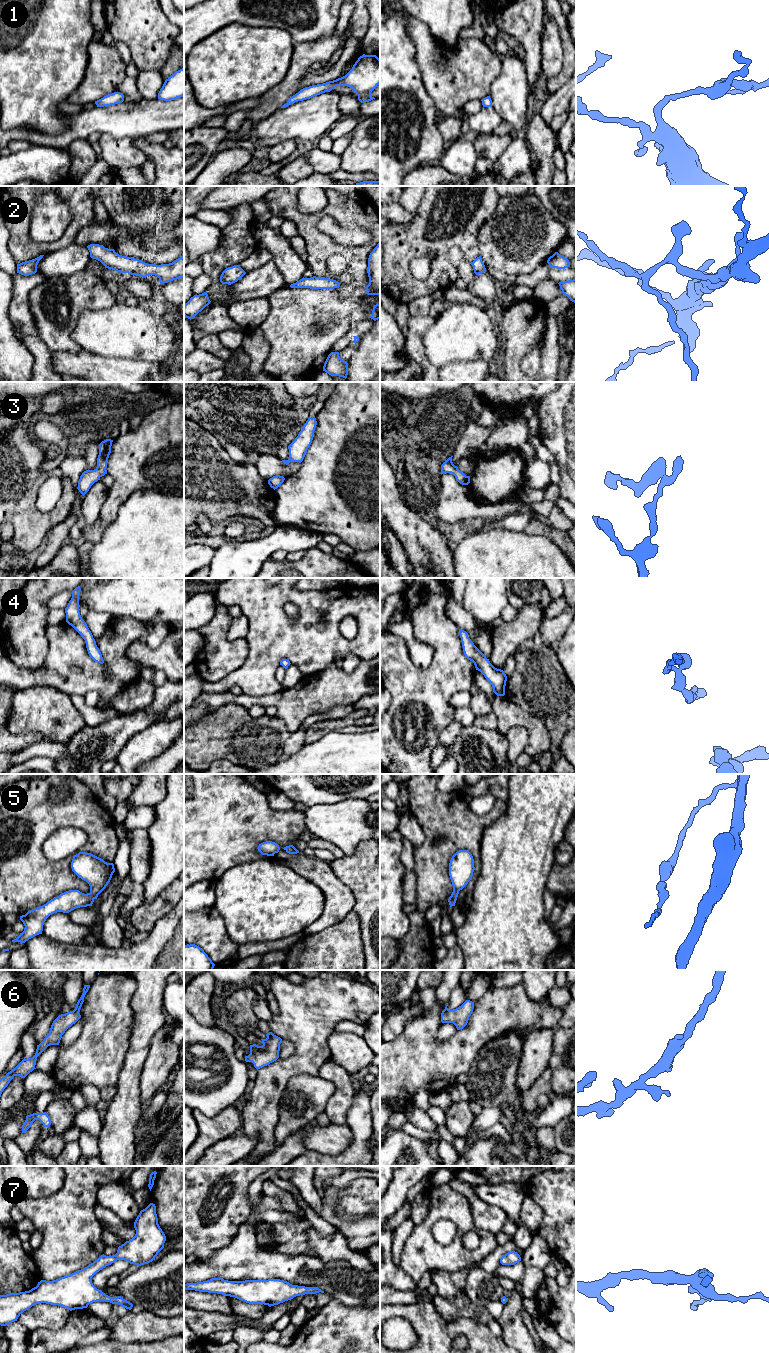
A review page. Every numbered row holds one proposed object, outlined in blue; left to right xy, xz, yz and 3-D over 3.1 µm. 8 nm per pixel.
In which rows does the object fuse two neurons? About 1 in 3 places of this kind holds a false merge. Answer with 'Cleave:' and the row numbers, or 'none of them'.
Cleave: none of them

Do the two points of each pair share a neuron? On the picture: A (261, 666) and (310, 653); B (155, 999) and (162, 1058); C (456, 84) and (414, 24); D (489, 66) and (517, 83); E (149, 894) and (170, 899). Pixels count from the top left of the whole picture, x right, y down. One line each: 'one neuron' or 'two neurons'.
A: one neuron
B: two neurons
C: one neuron
D: two neurons
E: two neurons

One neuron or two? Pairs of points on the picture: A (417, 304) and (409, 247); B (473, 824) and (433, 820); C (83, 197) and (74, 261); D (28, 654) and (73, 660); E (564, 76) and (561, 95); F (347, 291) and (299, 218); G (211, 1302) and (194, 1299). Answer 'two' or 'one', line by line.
A: two
B: one
C: two
D: two
E: two
F: two
G: one

